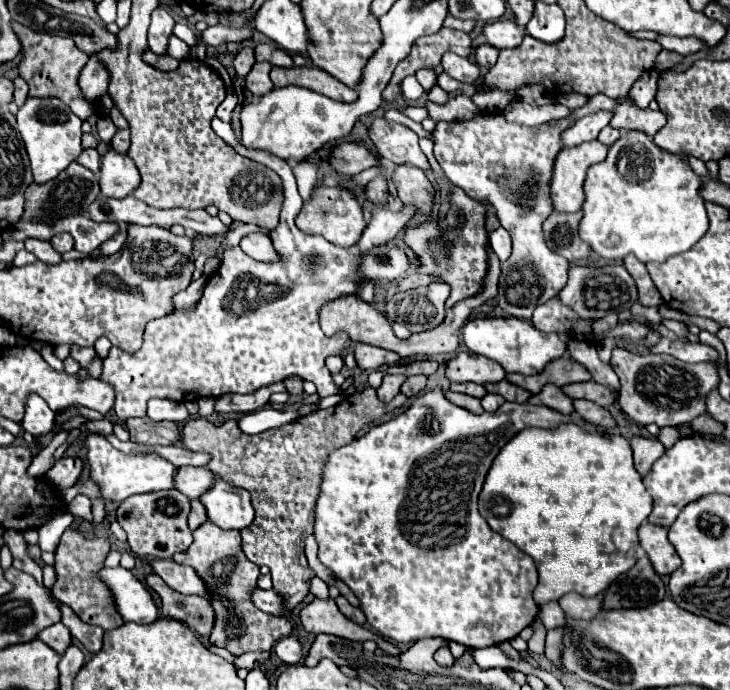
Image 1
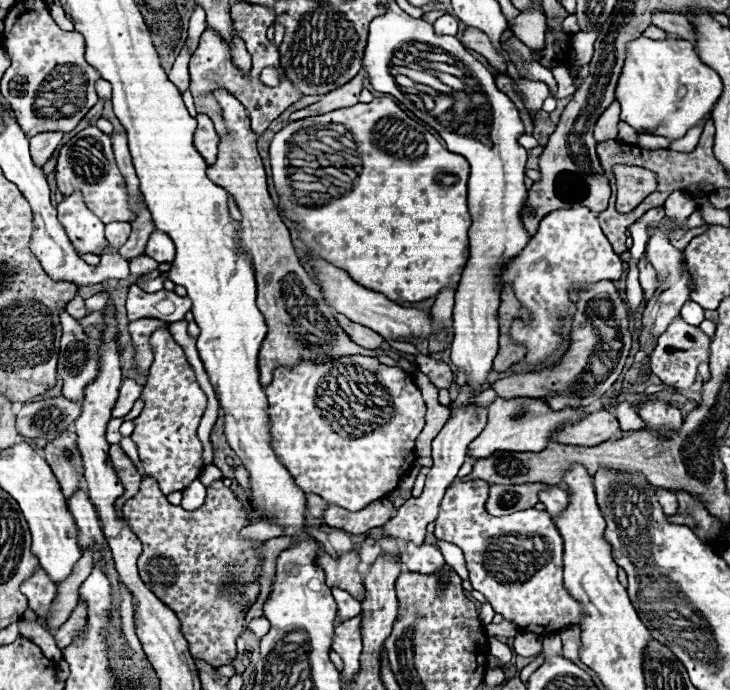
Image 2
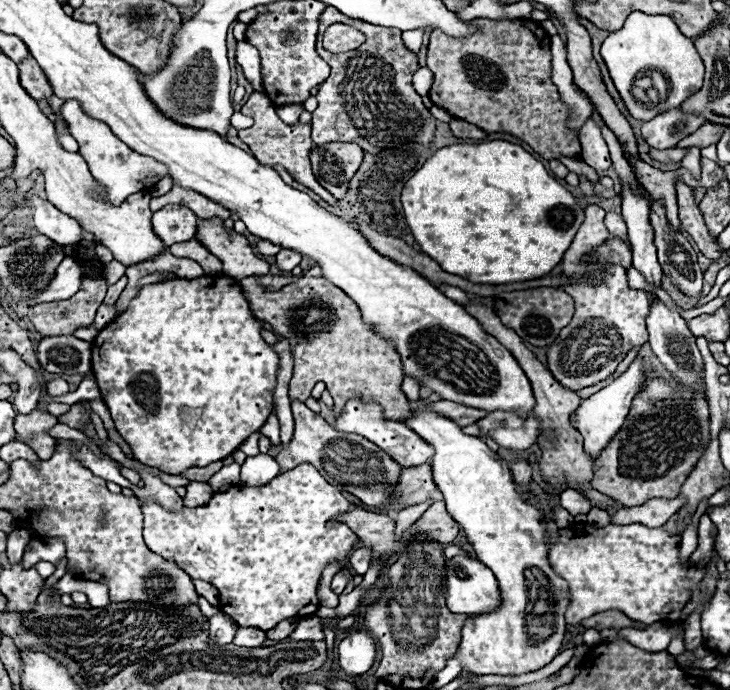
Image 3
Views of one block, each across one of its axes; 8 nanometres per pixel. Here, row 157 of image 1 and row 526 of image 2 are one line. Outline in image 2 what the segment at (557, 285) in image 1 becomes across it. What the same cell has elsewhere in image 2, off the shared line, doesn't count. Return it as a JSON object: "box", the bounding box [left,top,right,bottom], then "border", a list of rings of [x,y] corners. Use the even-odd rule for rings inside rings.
{"box":[434,480,582,636],"border":[[[468,480],[448,486],[436,518],[434,534],[456,544],[466,558],[470,582],[482,592],[496,614],[514,622],[524,632],[546,636],[566,626],[578,626],[582,604],[564,588],[562,536],[546,510],[526,508],[508,516],[490,516],[484,508],[490,484]]]}

